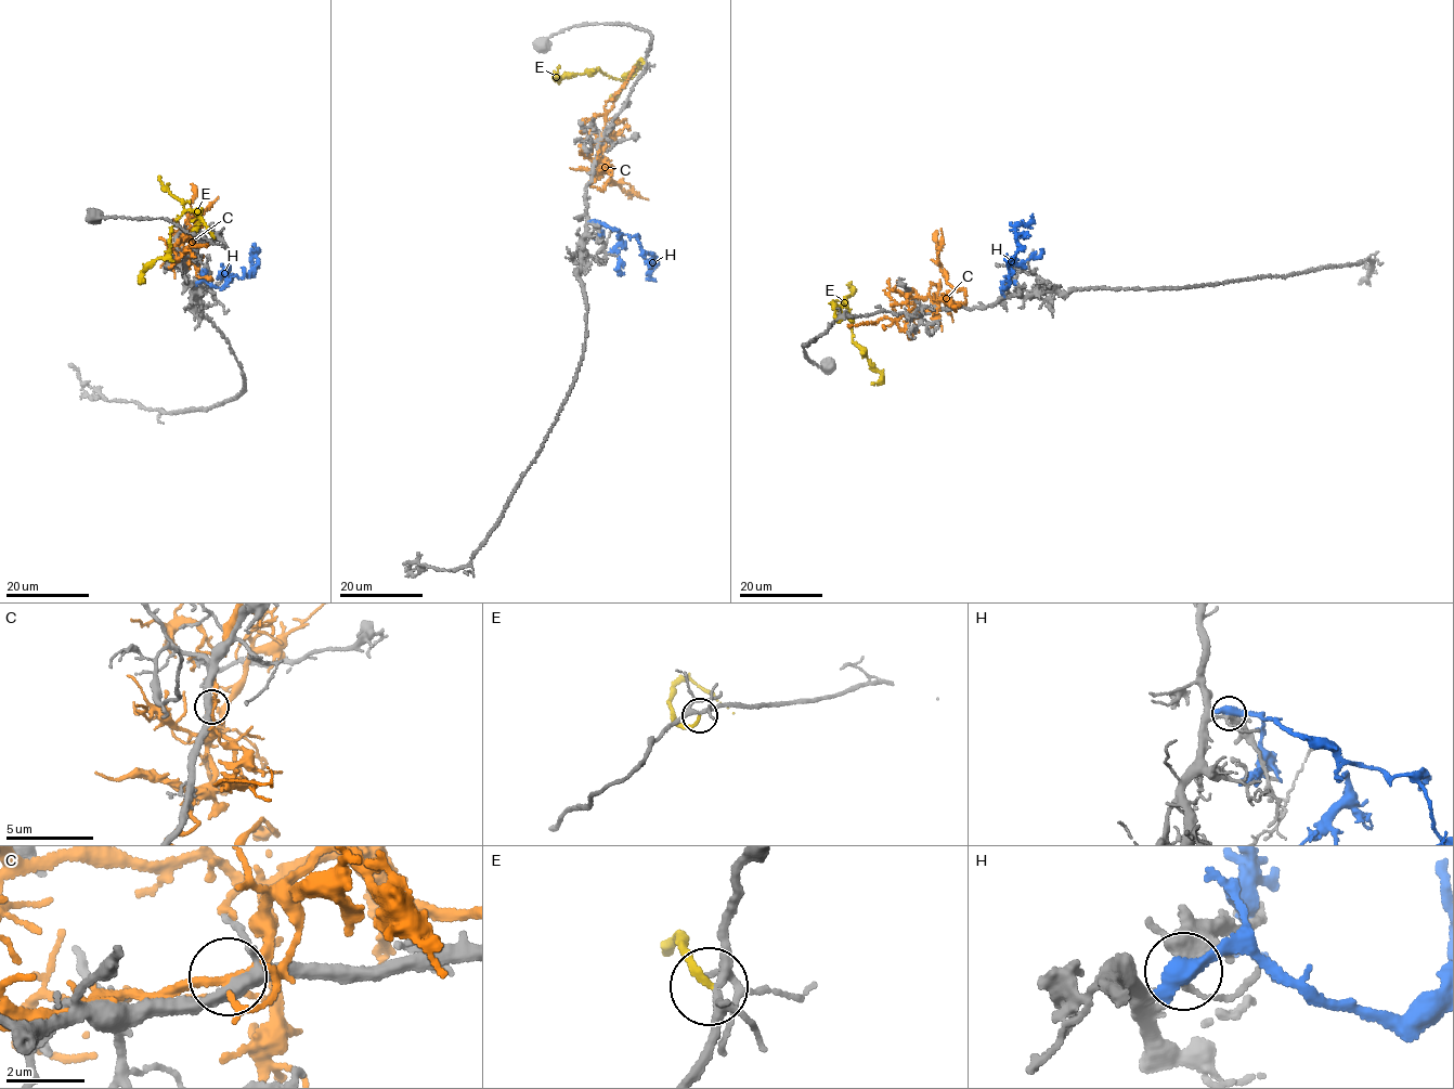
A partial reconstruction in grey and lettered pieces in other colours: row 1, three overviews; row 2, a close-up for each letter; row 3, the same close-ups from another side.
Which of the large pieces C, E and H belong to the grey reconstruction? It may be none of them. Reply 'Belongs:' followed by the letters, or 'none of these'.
Belongs: none of these

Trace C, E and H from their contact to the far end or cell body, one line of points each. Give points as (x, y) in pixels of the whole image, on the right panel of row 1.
C: (932, 310), (937, 300), (945, 296), (965, 301), (965, 292), (946, 282), (942, 272), (937, 231)
E: (842, 319), (834, 318), (836, 307), (843, 306), (851, 320), (853, 341), (881, 377), (871, 384)
H: (1003, 294), (1002, 288), (1008, 284), (1008, 264), (1017, 250), (1015, 230), (1028, 222), (1033, 214)

